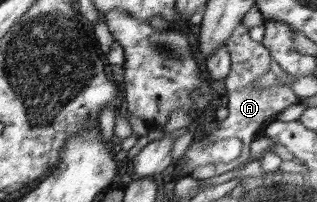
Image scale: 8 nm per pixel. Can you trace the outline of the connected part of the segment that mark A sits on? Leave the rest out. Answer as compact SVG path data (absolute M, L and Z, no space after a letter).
M240 24L233 33L233 36L225 43L225 48L231 57L231 70L225 79L224 88L226 88L228 96L229 110L228 116L222 121L218 121L218 125L215 130L212 130L210 134L203 134L202 138L208 141L219 142L228 138L236 138L243 142L243 151L240 156L237 156L229 163L208 164L208 166L202 166L199 170L192 171L191 176L196 180L206 180L206 178L218 176L224 174L228 170L239 167L244 164L250 156L250 142L254 140L254 136L270 122L272 116L276 116L290 104L296 102L296 95L294 89L288 86L270 86L266 88L256 88L254 83L258 79L267 75L270 70L270 54L266 46L254 42L249 36L249 30L243 24Z

